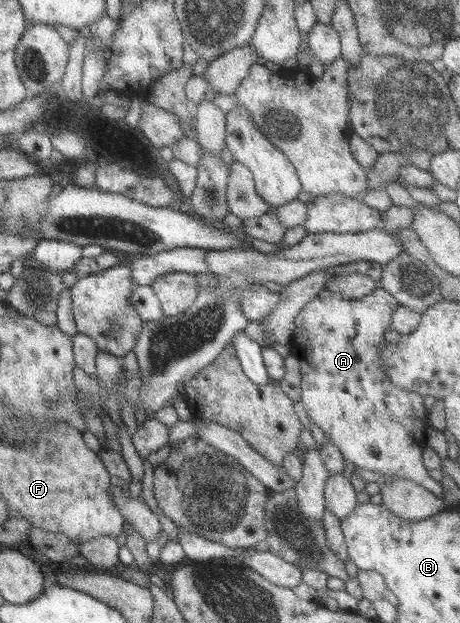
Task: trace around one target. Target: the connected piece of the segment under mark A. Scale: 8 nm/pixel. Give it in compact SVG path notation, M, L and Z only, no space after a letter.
M376 288L370 295L366 295L359 300L346 299L342 294L330 292L330 290L322 290L316 297L314 297L314 299L311 299L306 305L302 306L302 309L299 310L298 317L295 319L295 331L294 337L292 337L292 349L290 351L291 355L298 357L301 361L300 394L302 394L302 398L300 402L304 405L312 423L316 423L316 425L322 429L326 438L331 439L336 447L338 447L338 450L342 453L348 466L384 474L385 478L383 483L387 483L387 481L395 481L396 479L408 479L409 481L414 481L417 485L424 487L424 490L430 491L435 496L444 499L442 485L436 481L436 479L430 477L429 470L424 466L422 461L422 453L427 441L426 432L429 426L427 410L426 407L424 407L424 399L420 394L408 390L400 390L400 388L390 380L390 376L386 374L388 366L384 364L382 354L380 354L382 353L382 349L384 349L384 345L386 345L386 337L384 336L384 333L390 329L392 315L399 306L399 300L384 288Z

